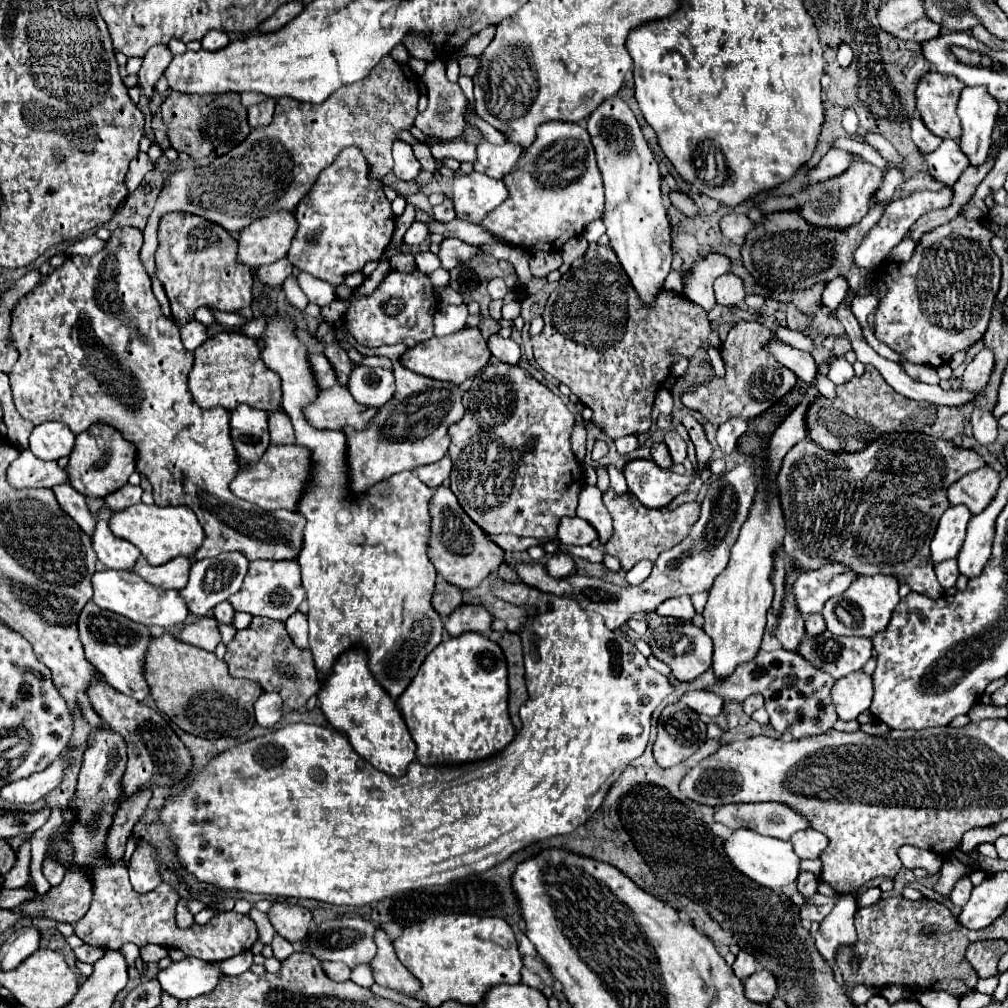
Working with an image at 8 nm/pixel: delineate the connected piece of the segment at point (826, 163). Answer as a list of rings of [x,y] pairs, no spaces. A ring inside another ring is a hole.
[[[829,149],[819,165],[815,169],[809,169],[807,171],[807,177],[811,181],[825,181],[829,177],[835,177],[839,173],[843,173],[843,169],[847,169],[847,165],[851,163],[851,155],[845,153],[845,151],[837,151],[837,149]]]

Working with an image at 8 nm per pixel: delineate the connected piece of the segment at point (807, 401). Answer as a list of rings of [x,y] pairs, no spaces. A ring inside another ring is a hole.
[[[813,383],[813,385],[809,387],[805,399],[801,401],[801,405],[799,405],[799,407],[779,425],[779,429],[773,433],[771,443],[769,443],[769,451],[765,453],[771,471],[779,471],[779,465],[781,465],[783,457],[787,455],[787,451],[805,437],[803,415],[805,415],[805,411],[807,411],[807,405],[811,405],[811,399],[815,399],[815,397],[817,397],[817,389],[815,389],[815,383]]]

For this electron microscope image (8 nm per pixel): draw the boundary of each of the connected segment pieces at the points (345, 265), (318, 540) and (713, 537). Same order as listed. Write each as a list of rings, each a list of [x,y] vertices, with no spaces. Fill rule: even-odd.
[[[353,147],[343,149],[339,157],[333,161],[333,165],[323,169],[323,173],[319,175],[319,181],[311,187],[307,197],[303,197],[303,201],[297,205],[299,229],[287,255],[295,267],[323,281],[327,271],[327,275],[335,275],[335,283],[339,283],[343,281],[343,273],[361,271],[365,263],[381,259],[395,229],[395,215],[391,211],[391,203],[387,201],[383,193],[383,185],[379,181],[369,181],[367,173],[369,173],[369,165],[365,157],[359,153],[359,149],[353,149]]]
[[[267,295],[255,297],[259,313],[267,317],[267,327],[263,331],[261,361],[271,371],[279,373],[283,387],[283,411],[289,415],[295,429],[295,445],[309,449],[311,453],[311,479],[303,489],[297,513],[307,519],[303,531],[303,547],[297,555],[301,565],[301,579],[309,601],[309,645],[317,669],[327,675],[339,657],[339,653],[363,645],[369,653],[369,669],[375,679],[397,699],[411,679],[417,675],[423,659],[443,641],[445,627],[443,619],[431,605],[437,571],[427,557],[429,537],[431,537],[431,513],[429,501],[433,489],[429,489],[413,471],[401,471],[385,481],[369,487],[365,493],[357,495],[351,489],[349,465],[347,465],[347,437],[343,431],[317,429],[305,419],[305,407],[319,397],[319,385],[309,363],[307,345],[297,337],[297,325],[289,315],[281,315],[271,309]]]
[[[737,465],[735,469],[717,475],[711,481],[707,495],[701,503],[699,521],[691,527],[689,535],[679,545],[659,555],[649,579],[643,581],[639,587],[631,587],[631,585],[617,587],[613,583],[607,583],[603,579],[595,579],[589,575],[569,575],[565,579],[555,579],[547,575],[541,563],[517,563],[517,567],[513,563],[513,569],[517,571],[519,579],[525,581],[527,585],[537,587],[543,593],[553,593],[557,597],[571,597],[573,601],[579,603],[579,607],[599,613],[605,619],[607,629],[615,631],[635,611],[655,611],[657,605],[663,603],[665,599],[709,591],[715,577],[725,569],[729,561],[731,545],[737,541],[739,529],[747,519],[753,497],[755,497],[755,477],[751,473],[751,467]]]

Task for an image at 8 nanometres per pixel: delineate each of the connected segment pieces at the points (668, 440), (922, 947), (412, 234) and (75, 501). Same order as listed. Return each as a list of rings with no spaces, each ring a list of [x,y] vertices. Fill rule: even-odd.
[[[667,431],[663,443],[669,447],[673,463],[683,463],[683,459],[687,457],[687,445],[685,445],[685,441],[675,431]]]
[[[903,895],[897,897],[885,897],[875,905],[859,907],[855,913],[855,929],[857,929],[857,941],[855,945],[841,947],[835,957],[835,967],[839,969],[843,983],[847,987],[885,987],[885,985],[905,985],[911,989],[925,989],[925,991],[949,991],[955,995],[965,995],[975,989],[977,973],[973,971],[971,963],[965,959],[967,945],[975,939],[969,929],[965,929],[959,919],[941,903],[931,899],[921,901],[909,901]],[[851,961],[857,961],[859,967],[853,971]]]
[[[415,221],[409,229],[407,229],[407,233],[405,233],[405,243],[407,245],[421,245],[423,241],[425,241],[425,237],[427,237],[429,233],[427,233],[427,227],[425,227],[425,223],[421,223],[421,221]]]
[[[63,483],[63,485],[55,485],[53,487],[53,493],[59,501],[59,505],[63,507],[63,511],[73,517],[73,521],[83,529],[87,531],[87,535],[91,535],[91,529],[95,529],[95,519],[93,515],[89,513],[87,509],[87,503],[85,503],[85,497],[75,493],[75,489],[71,489],[69,483]]]

